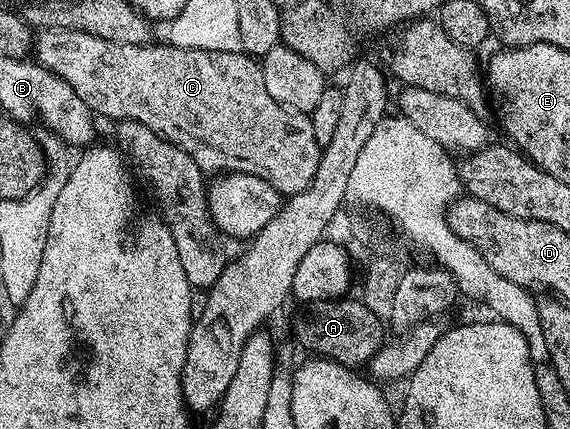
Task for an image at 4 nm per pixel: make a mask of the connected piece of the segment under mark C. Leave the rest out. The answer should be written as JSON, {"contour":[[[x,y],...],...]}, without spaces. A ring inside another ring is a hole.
{"contour":[[[47,27],[37,32],[32,43],[32,51],[40,66],[47,67],[49,71],[56,73],[64,81],[68,81],[68,85],[72,85],[72,89],[76,91],[76,97],[80,97],[80,101],[84,101],[84,105],[88,105],[95,116],[103,115],[106,119],[114,119],[113,121],[131,119],[134,123],[148,125],[148,129],[157,131],[169,143],[174,143],[180,149],[188,152],[192,157],[192,161],[196,161],[196,165],[204,173],[214,171],[213,173],[238,172],[240,174],[255,174],[256,177],[268,181],[283,197],[295,195],[310,187],[310,183],[314,179],[314,170],[318,168],[318,156],[320,154],[316,133],[312,133],[312,121],[309,114],[301,111],[291,111],[288,107],[282,107],[272,97],[272,93],[268,93],[268,88],[264,85],[262,64],[257,58],[251,57],[242,51],[205,51],[204,49],[188,49],[187,47],[175,47],[163,43],[151,41],[140,45],[126,45],[116,41],[104,41],[104,37],[92,37],[92,33],[84,33],[76,29]]]}

